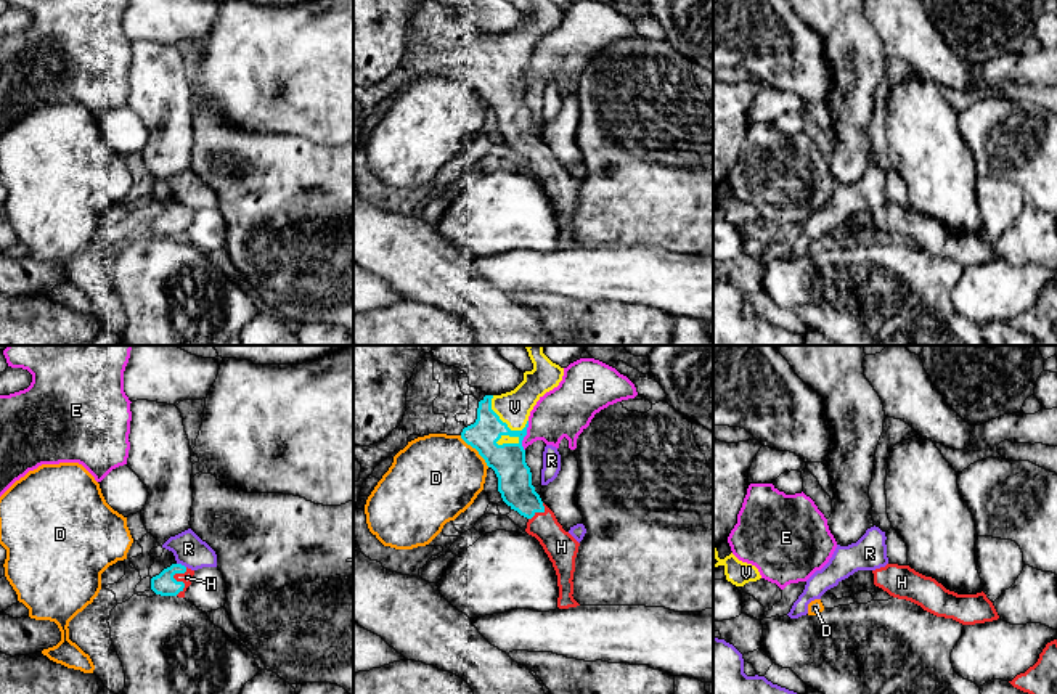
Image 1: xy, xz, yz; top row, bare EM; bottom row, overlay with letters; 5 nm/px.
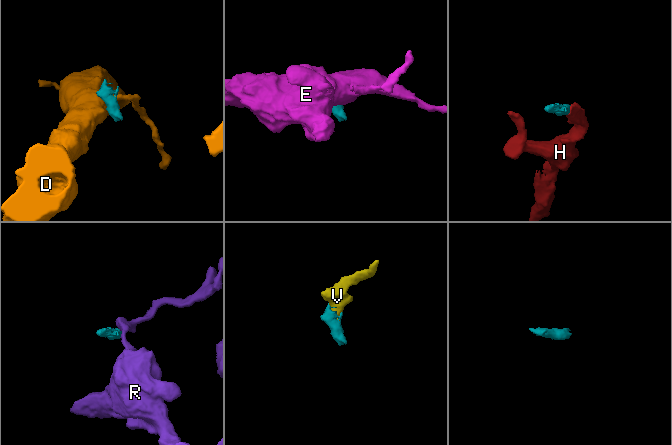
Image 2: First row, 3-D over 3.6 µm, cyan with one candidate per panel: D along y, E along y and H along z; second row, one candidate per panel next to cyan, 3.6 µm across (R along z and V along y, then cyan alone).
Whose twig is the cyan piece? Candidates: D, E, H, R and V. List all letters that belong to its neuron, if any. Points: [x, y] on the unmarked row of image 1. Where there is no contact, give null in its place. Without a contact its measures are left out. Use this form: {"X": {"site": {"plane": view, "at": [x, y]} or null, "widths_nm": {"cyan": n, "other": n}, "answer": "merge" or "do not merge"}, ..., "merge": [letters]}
{"D": {"site": {"plane": "xz", "at": [476, 89]}, "widths_nm": {"cyan": 180, "other": 440}, "answer": "do not merge"}, "E": {"site": {"plane": "xz", "at": [526, 74]}, "widths_nm": {"cyan": 180, "other": 260}, "answer": "do not merge"}, "H": {"site": {"plane": "xy", "at": [175, 220]}, "widths_nm": {"cyan": 120, "other": 60}, "answer": "merge"}, "R": {"site": {"plane": "xy", "at": [180, 204]}, "widths_nm": {"cyan": 120, "other": 160}, "answer": "do not merge"}, "V": {"site": {"plane": "xz", "at": [498, 58]}, "widths_nm": {"cyan": 170, "other": 170}, "answer": "merge"}, "merge": ["H", "V"]}

